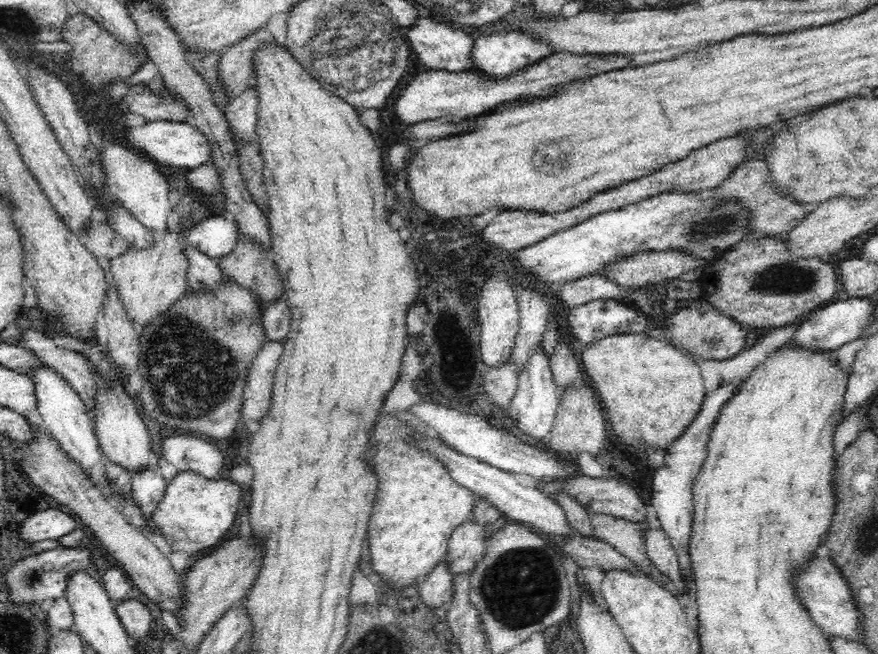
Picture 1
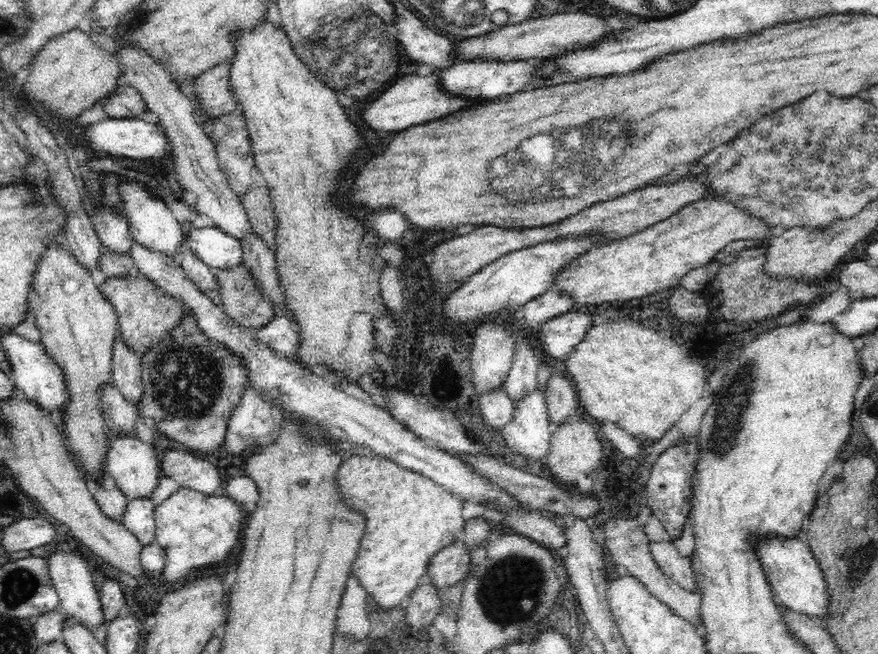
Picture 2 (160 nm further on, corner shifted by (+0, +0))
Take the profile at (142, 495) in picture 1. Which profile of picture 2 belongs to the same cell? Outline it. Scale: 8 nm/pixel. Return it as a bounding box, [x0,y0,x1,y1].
[121,498,155,546]

